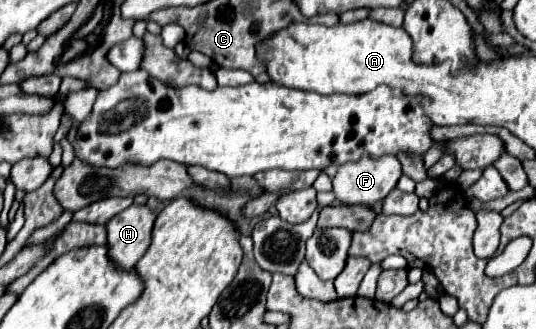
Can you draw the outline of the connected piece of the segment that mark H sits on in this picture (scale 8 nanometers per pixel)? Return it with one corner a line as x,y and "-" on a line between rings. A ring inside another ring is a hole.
132,205
130,209
114,215
106,223
108,231
108,257
114,267
130,271
150,245
150,231
156,215
146,205

